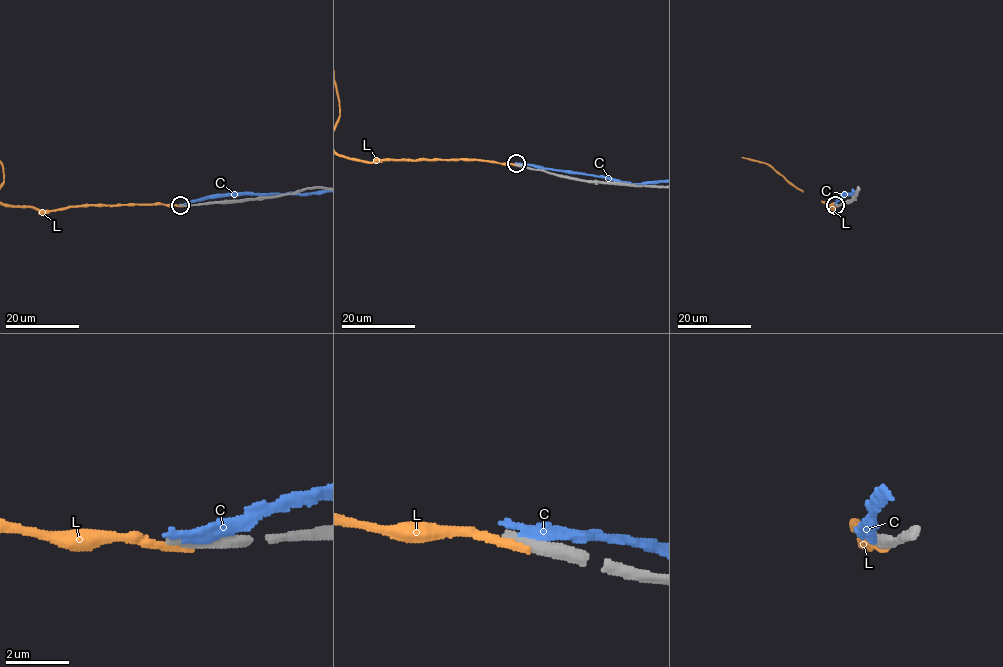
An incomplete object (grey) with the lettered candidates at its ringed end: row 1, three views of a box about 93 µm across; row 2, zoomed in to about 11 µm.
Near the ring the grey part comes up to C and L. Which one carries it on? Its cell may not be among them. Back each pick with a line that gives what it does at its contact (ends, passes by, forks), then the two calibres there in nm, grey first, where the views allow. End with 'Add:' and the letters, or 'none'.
Add: none

